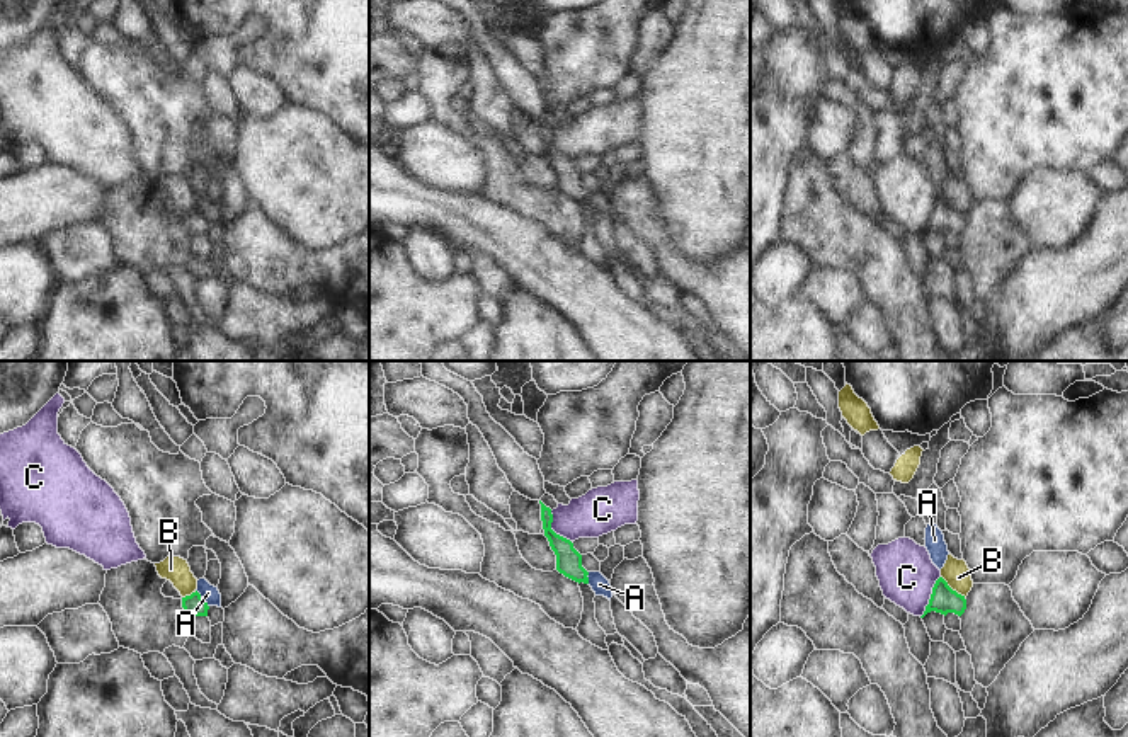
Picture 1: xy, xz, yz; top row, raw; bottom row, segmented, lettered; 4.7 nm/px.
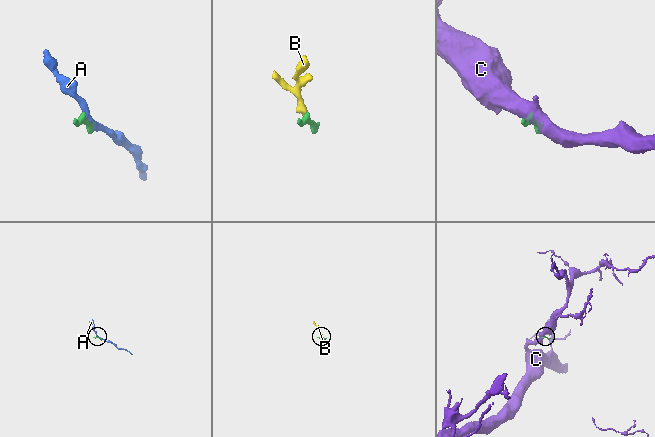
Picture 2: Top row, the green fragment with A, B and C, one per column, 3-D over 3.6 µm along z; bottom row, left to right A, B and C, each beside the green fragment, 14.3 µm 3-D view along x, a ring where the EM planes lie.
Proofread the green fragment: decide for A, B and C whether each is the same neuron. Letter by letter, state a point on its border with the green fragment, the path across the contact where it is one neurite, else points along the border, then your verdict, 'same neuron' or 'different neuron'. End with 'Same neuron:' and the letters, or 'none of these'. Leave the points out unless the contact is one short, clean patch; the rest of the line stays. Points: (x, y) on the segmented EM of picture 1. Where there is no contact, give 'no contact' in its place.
A: meets green in xy at (201, 598); different neuron
B: meets green in yz at (951, 589); border along yz (941, 576), (953, 589), (965, 596); different neuron
C: meets green in yz at (931, 596); border along yz (940, 576), (921, 617); different neuron
Same neuron: none of these

